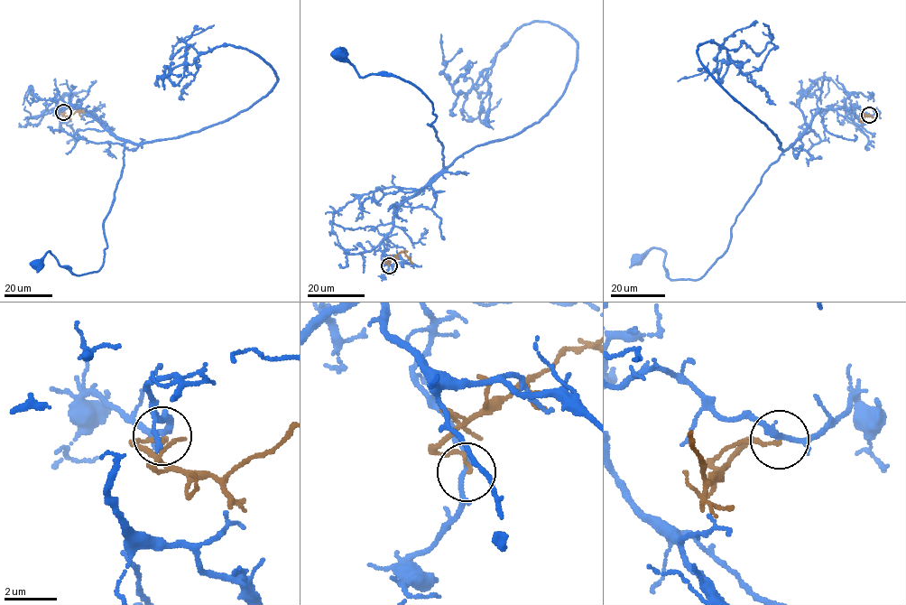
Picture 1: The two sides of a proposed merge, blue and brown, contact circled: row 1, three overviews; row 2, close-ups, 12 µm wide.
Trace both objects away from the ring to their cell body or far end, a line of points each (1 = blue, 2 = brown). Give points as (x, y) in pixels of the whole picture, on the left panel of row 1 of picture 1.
1: (63, 113), (80, 109), (124, 141), (124, 164), (99, 269), (74, 274), (50, 251), (39, 265)
2: (63, 113), (69, 116), (79, 110), (84, 112)

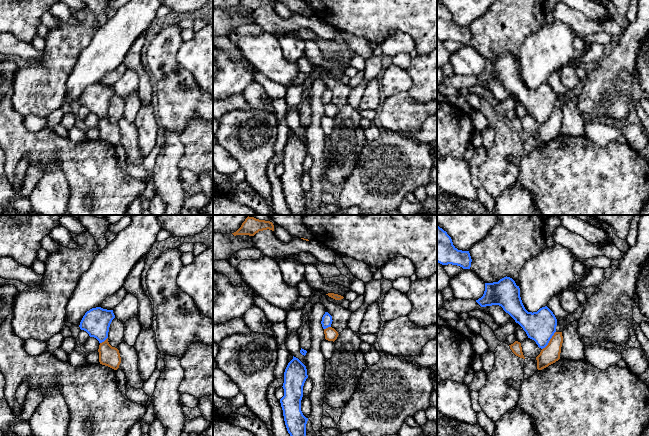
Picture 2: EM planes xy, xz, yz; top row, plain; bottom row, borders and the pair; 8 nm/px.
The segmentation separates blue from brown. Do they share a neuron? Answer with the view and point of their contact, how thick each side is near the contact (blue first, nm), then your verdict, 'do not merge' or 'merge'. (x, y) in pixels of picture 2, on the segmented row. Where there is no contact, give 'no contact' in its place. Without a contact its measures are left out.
yz (549, 340) | 240/150 nm | do not merge

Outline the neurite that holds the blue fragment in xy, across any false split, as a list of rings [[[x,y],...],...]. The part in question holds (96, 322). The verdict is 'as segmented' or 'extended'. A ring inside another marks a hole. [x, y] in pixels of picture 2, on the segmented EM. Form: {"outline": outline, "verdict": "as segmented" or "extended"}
{"outline": [[[92,308],[85,313],[79,327],[102,343],[108,338],[109,327],[114,318],[113,310]]], "verdict": "as segmented"}

